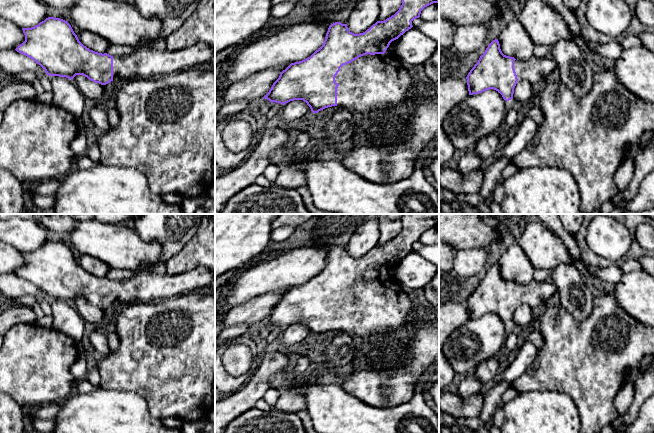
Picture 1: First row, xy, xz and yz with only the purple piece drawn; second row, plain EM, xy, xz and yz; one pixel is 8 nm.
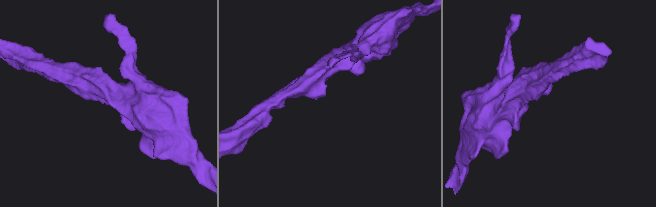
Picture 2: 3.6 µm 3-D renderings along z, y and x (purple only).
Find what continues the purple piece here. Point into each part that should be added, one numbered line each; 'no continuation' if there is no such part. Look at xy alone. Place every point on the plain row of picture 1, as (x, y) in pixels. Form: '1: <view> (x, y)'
1: xy (145, 287)

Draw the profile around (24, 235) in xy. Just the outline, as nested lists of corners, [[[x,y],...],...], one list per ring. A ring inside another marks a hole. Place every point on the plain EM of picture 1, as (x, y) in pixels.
[[[11,218],[0,219],[0,241],[21,252],[31,252],[47,242],[44,227],[33,220]]]

